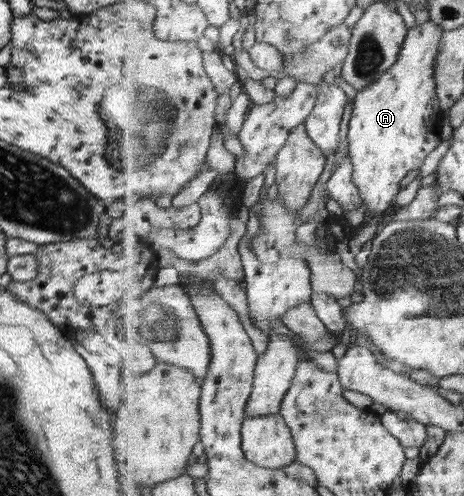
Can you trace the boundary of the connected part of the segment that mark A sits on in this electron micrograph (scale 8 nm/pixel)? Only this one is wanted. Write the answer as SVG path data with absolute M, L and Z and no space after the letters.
M432 19L421 25L412 26L402 46L398 61L374 83L357 92L348 124L347 139L349 155L353 161L354 183L363 197L368 219L377 219L386 209L392 207L396 193L401 189L406 173L421 169L427 157L440 145L442 111L437 81L434 79L434 66L441 53L441 41L445 29Z

